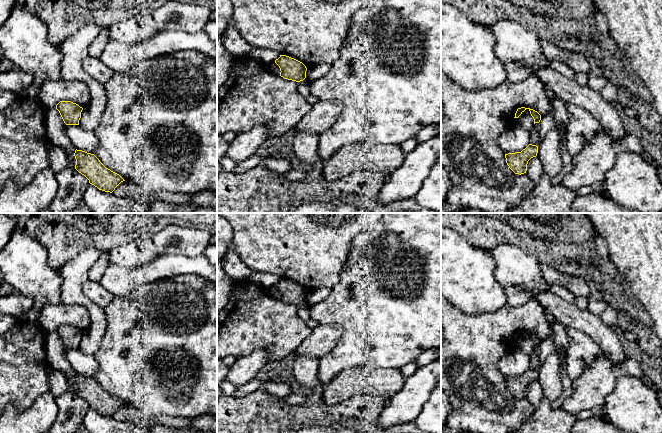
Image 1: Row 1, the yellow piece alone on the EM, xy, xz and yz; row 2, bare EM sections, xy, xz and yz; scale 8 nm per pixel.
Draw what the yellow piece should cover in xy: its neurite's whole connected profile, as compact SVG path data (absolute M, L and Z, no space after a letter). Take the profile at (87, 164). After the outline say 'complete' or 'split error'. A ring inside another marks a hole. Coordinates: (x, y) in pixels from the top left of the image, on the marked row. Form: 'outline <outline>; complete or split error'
outline M76 149L74 156L75 169L99 190L112 193L121 182L125 181L119 174L106 168L94 154Z; complete

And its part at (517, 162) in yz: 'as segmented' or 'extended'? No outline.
as segmented

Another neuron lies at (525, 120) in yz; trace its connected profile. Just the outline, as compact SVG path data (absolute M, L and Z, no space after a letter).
M526 109L518 118L514 118L513 121L520 127L530 130L534 124L534 119L530 114L529 109Z

